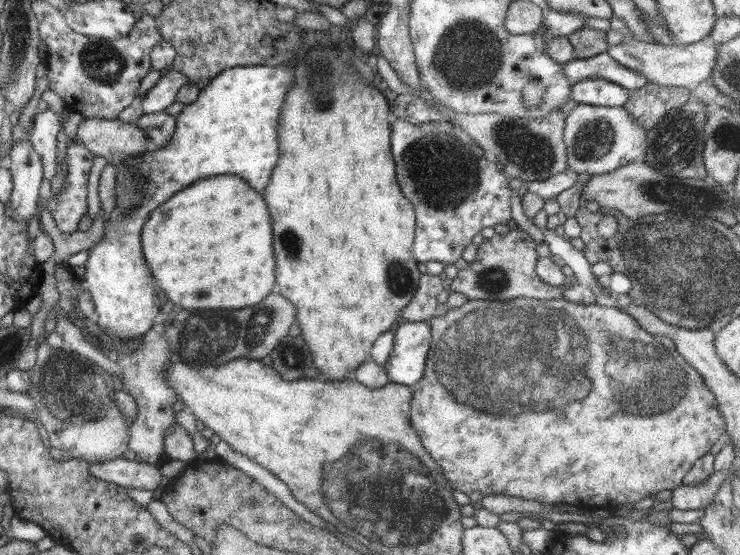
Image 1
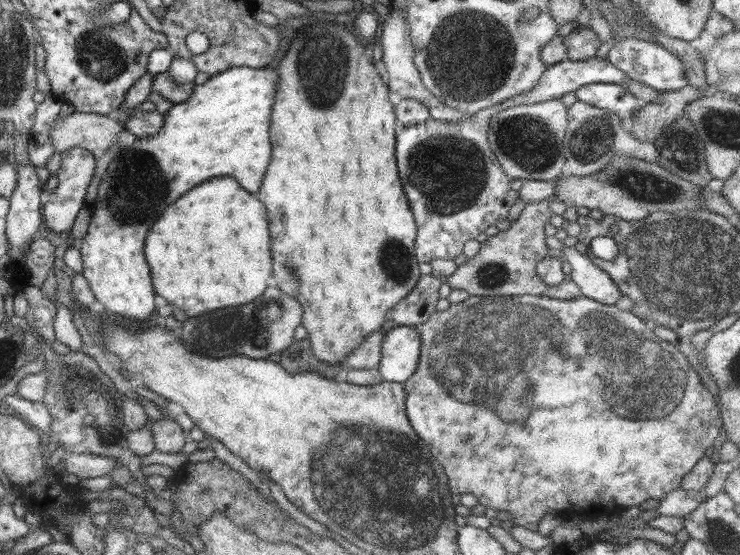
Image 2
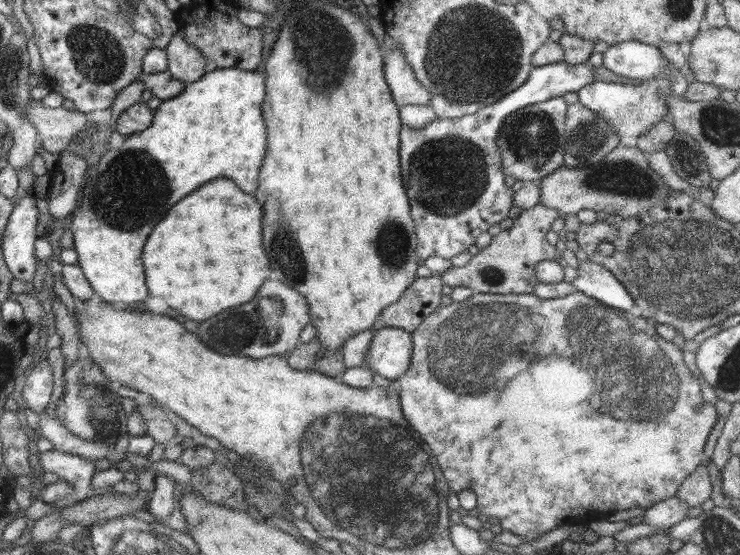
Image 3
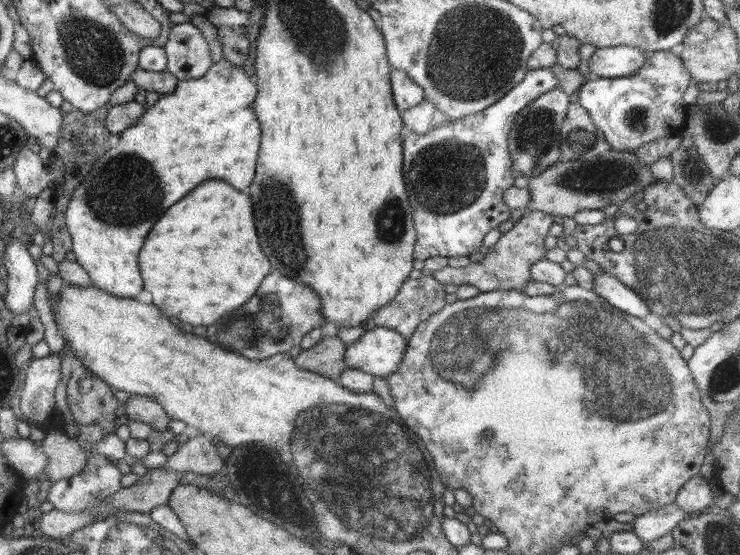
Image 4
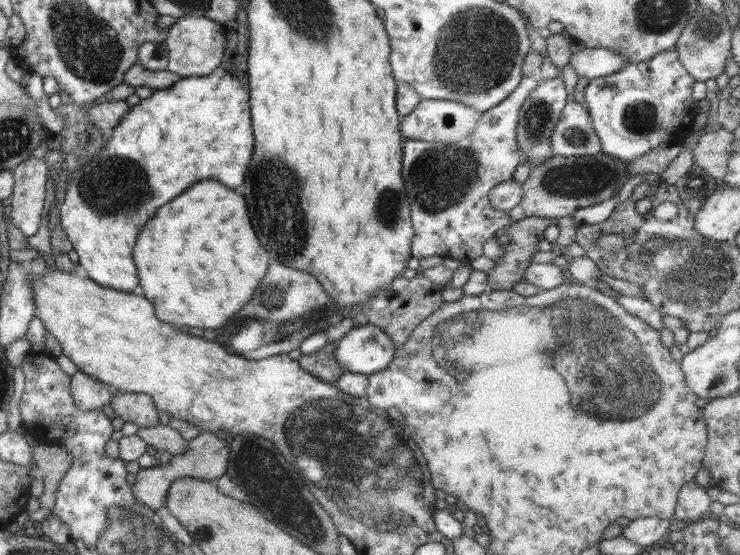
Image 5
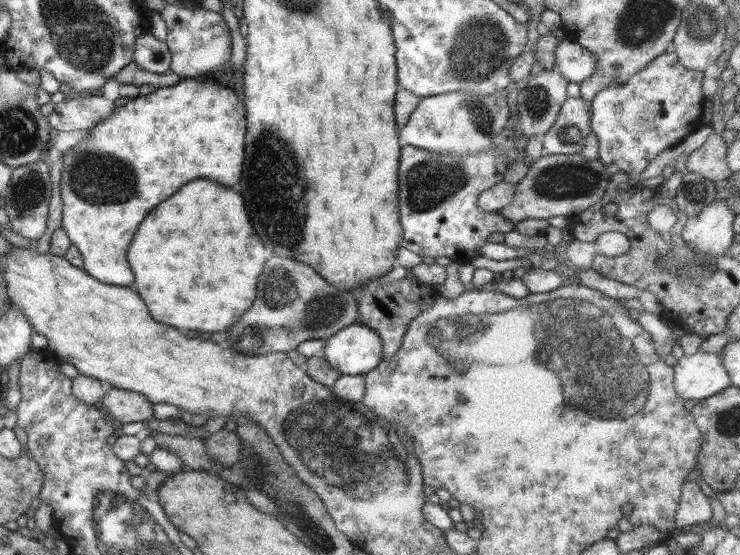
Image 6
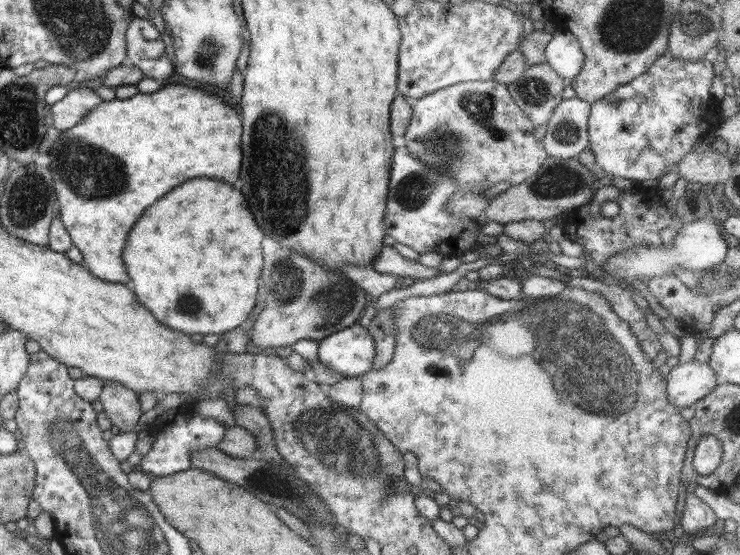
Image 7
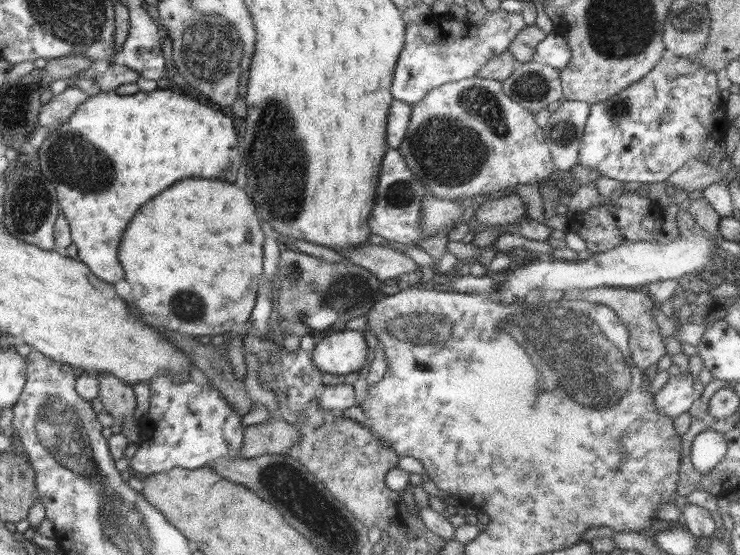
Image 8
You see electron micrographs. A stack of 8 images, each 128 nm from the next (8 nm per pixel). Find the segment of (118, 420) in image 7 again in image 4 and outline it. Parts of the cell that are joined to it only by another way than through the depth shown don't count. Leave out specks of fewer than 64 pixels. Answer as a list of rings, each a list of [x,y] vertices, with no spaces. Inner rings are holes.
[[[131,395],[123,405],[123,408],[125,408],[125,415],[127,415],[128,420],[148,424],[157,432],[168,430],[167,423],[170,419],[165,415],[161,406],[154,402],[152,398]]]

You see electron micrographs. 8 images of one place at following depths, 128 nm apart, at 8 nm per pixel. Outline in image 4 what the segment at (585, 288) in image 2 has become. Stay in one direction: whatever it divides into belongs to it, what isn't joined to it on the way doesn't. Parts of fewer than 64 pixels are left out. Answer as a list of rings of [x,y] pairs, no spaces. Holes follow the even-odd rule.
[[[605,272],[593,275],[593,287],[590,289],[597,294],[604,302],[607,302],[612,308],[643,320],[649,315],[644,301],[629,288],[626,288],[621,282],[612,278]]]

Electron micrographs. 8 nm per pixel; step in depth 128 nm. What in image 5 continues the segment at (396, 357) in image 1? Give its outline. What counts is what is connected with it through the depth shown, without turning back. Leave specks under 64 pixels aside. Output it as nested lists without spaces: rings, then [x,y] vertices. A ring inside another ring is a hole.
[[[372,324],[349,330],[335,344],[333,357],[341,368],[362,375],[383,370],[397,350],[385,332]]]

